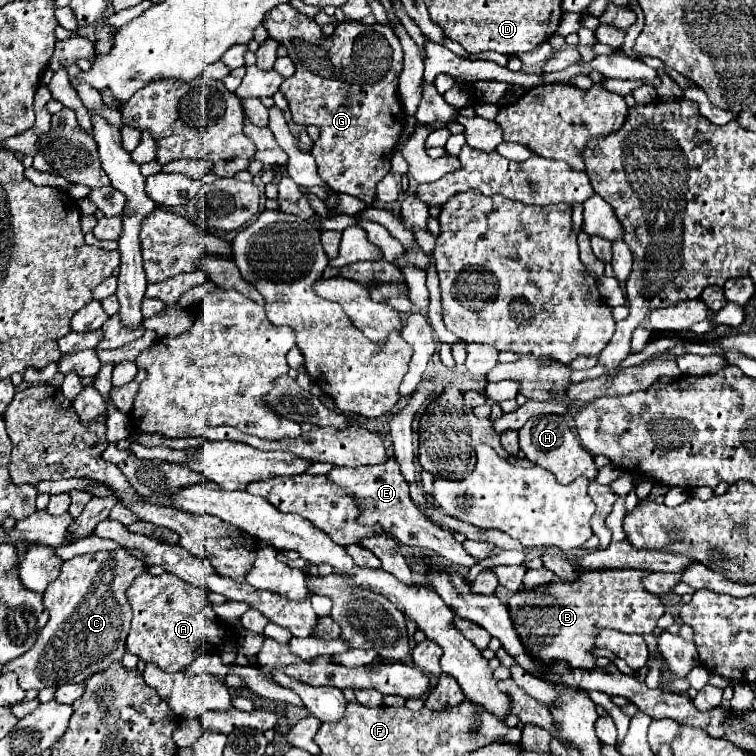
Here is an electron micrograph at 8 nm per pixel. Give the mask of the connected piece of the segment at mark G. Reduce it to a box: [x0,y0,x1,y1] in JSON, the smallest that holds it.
[265,4,407,204]

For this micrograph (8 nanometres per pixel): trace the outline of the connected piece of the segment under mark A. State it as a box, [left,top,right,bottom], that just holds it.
[127,570,227,672]

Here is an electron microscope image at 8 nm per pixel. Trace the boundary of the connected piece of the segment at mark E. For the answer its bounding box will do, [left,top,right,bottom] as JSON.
[329,456,477,568]

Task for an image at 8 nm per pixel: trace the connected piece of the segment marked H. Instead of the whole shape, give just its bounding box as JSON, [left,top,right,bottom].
[519,414,599,484]

